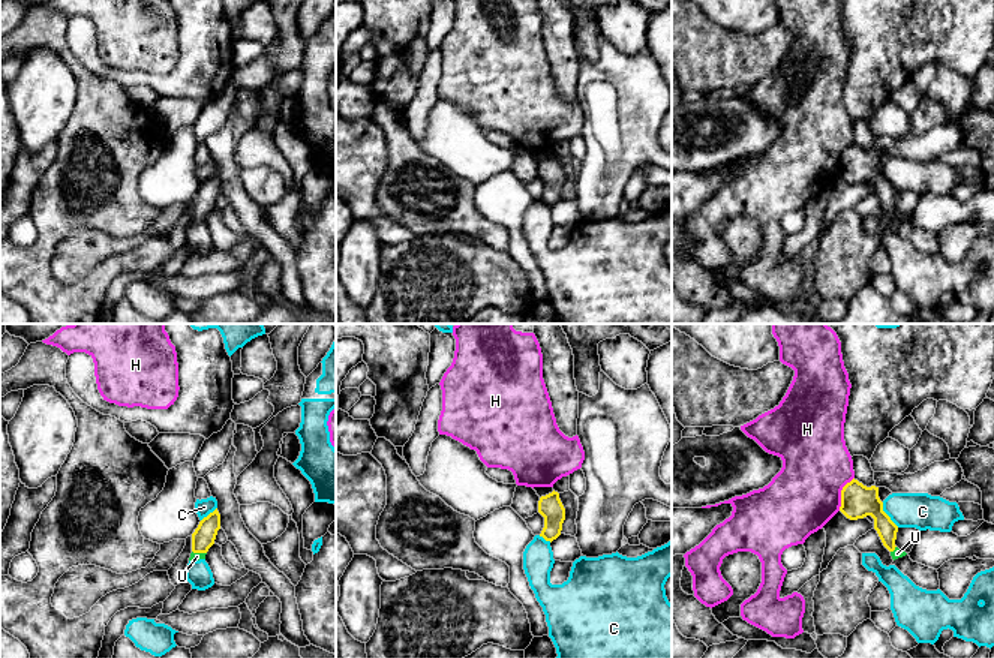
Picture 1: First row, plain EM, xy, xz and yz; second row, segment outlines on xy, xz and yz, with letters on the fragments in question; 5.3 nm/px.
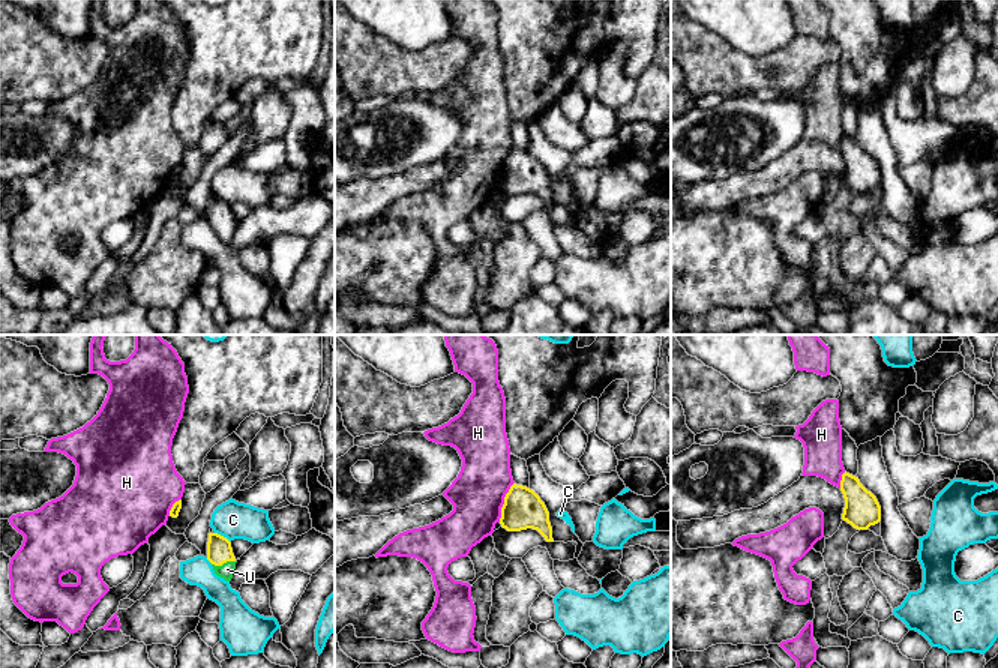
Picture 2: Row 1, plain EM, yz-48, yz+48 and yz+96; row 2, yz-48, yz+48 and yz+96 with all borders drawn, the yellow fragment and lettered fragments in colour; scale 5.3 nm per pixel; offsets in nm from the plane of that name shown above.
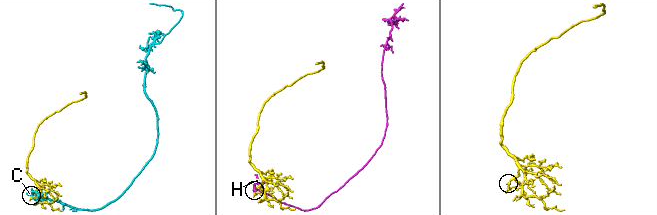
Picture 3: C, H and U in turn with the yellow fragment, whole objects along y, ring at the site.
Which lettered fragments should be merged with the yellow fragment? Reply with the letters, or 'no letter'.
U

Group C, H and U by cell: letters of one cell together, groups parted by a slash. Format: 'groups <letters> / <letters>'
groups C / H / U

